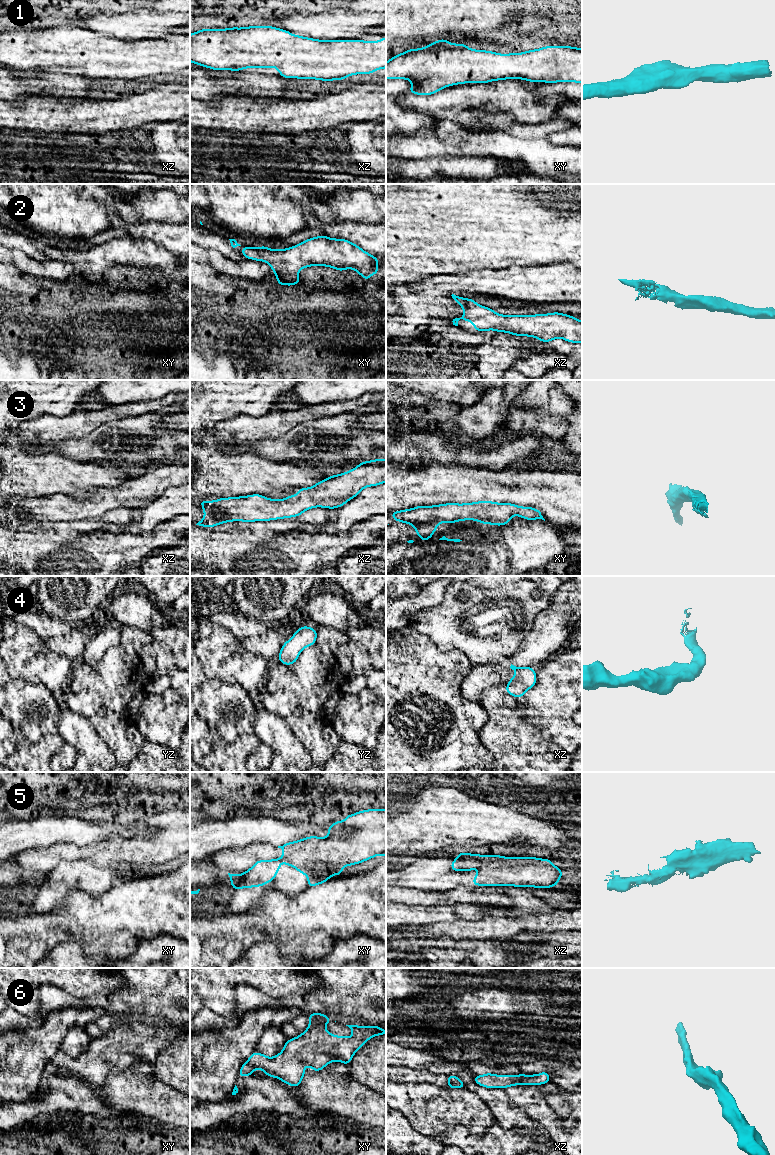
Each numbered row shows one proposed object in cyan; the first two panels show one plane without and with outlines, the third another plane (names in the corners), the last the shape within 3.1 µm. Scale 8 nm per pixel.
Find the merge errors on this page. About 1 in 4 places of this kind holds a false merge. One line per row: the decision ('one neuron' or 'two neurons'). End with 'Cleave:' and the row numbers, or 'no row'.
1: one neuron
2: one neuron
3: one neuron
4: one neuron
5: one neuron
6: one neuron
Cleave: no row

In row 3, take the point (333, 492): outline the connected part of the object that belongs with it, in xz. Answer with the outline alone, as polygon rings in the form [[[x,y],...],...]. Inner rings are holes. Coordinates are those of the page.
[[[386,459],[365,461],[362,464],[359,463],[356,468],[343,474],[332,475],[311,488],[299,488],[297,495],[288,496],[285,499],[273,500],[254,494],[242,497],[219,498],[217,501],[200,500],[199,503],[203,507],[205,517],[196,525],[211,528],[230,521],[252,522],[296,517],[313,507],[338,508],[356,497],[365,487],[377,486],[385,482]]]

